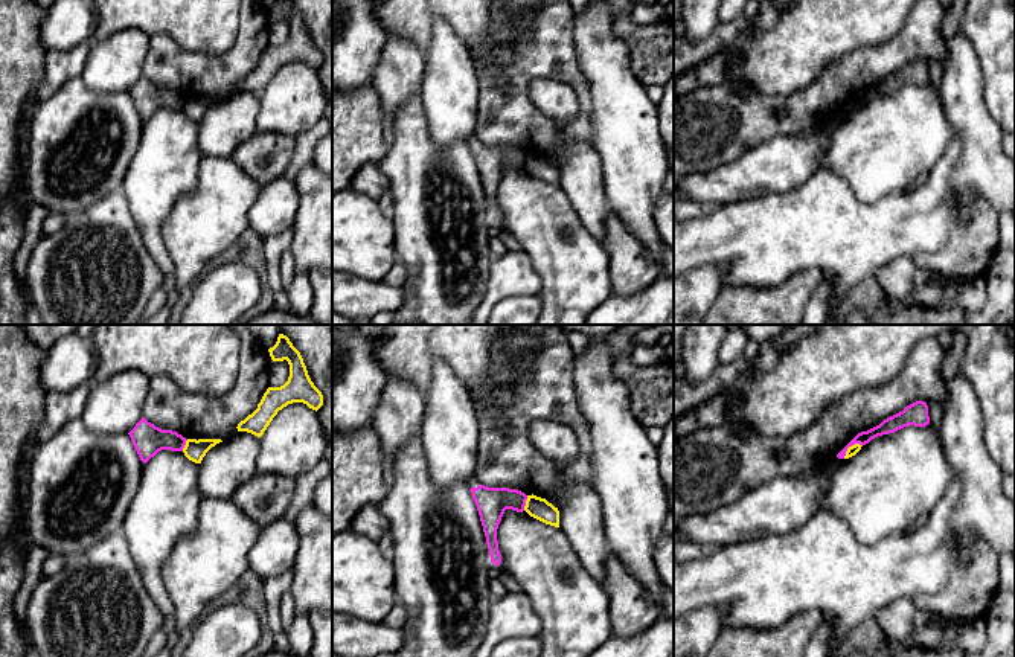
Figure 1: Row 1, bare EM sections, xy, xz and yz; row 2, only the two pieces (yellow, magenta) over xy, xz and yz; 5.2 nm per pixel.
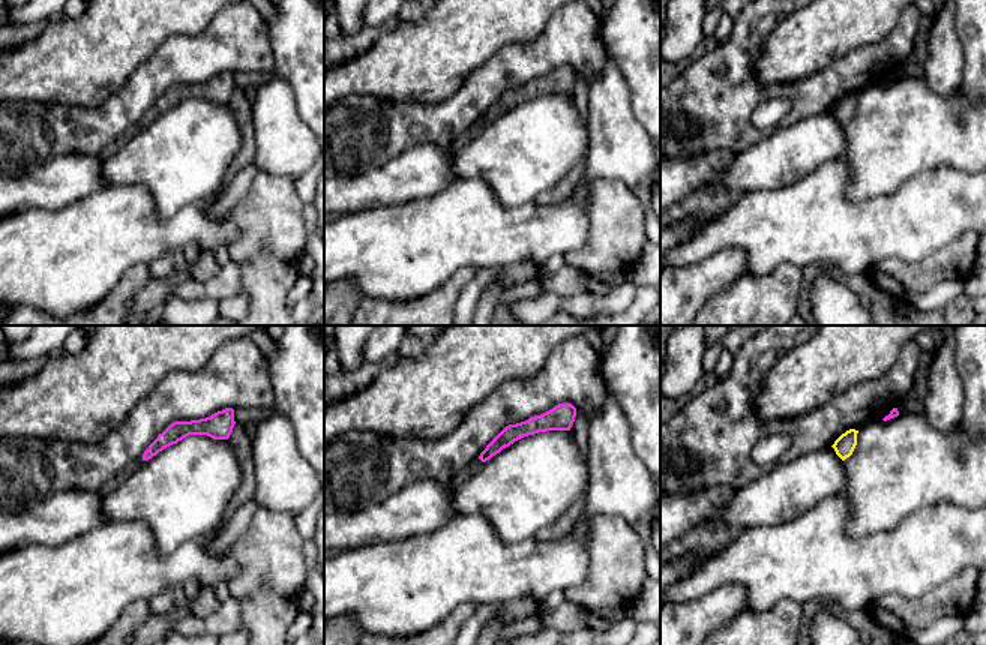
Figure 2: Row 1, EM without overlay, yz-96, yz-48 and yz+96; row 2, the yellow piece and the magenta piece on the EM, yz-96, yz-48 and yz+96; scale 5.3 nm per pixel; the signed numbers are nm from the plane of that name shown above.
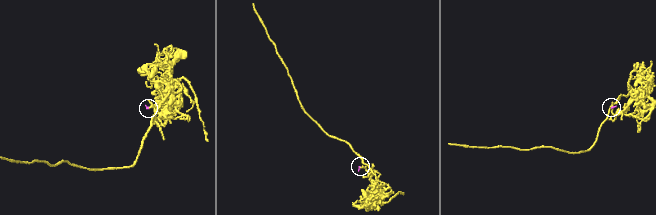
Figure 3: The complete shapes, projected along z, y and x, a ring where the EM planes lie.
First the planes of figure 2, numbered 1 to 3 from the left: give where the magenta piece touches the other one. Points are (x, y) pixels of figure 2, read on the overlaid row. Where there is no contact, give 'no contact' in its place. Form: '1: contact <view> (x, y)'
1: no contact
2: no contact
3: no contact

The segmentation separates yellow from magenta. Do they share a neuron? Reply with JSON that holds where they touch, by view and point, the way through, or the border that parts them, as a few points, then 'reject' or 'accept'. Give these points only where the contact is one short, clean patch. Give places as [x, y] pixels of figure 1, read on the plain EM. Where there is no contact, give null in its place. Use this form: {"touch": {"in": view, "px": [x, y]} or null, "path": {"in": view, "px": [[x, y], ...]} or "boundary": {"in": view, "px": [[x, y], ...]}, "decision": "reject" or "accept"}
{"touch": {"in": "yz", "px": [849, 105]}, "boundary": {"in": "yz", "px": [[861, 102], [852, 102], [843, 116]]}, "decision": "reject"}

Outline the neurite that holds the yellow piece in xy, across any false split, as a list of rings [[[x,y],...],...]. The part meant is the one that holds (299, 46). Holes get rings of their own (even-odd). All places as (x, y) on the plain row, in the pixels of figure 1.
[[[276,0],[268,11],[273,20],[288,20],[290,35],[283,44],[268,46],[258,67],[238,82],[238,90],[258,96],[264,93],[277,70],[288,62],[303,61],[315,70],[323,64],[323,53],[311,40],[303,17],[291,0]]]

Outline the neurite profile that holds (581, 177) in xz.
[[[559,134],[556,149],[544,155],[559,169],[559,187],[565,192],[584,229],[597,241],[605,236],[611,206],[604,186],[600,157],[593,145]]]

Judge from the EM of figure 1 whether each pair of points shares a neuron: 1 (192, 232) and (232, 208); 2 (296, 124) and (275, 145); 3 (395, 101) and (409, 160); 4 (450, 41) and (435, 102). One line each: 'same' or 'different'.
1: same
2: different
3: different
4: same

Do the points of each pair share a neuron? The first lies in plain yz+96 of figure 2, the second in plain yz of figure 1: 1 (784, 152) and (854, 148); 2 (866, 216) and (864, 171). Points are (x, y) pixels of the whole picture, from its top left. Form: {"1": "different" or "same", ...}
{"1": "different", "2": "different"}

